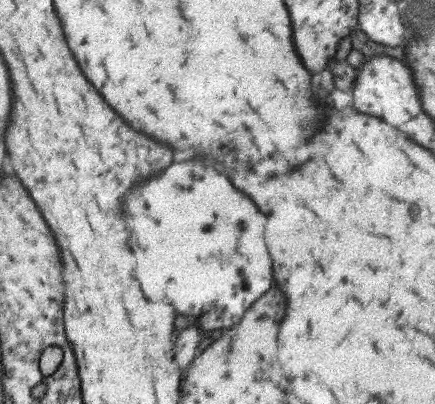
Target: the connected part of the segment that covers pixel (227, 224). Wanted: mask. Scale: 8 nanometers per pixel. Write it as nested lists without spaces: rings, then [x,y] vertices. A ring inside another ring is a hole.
[[[196,160],[174,162],[172,166],[162,170],[162,174],[152,176],[144,184],[134,186],[124,196],[124,220],[128,222],[128,226],[132,230],[132,242],[136,242],[136,246],[132,246],[132,254],[136,256],[136,262],[138,262],[134,268],[134,273],[136,280],[140,283],[140,288],[143,290],[143,295],[149,300],[167,302],[174,307],[176,316],[185,316],[191,322],[191,326],[197,326],[206,333],[220,330],[220,328],[227,330],[240,322],[246,310],[251,308],[272,286],[272,260],[268,256],[268,248],[264,242],[264,224],[268,222],[268,218],[252,204],[252,200],[248,196],[244,196],[242,192],[236,192],[236,188],[232,186],[232,182],[224,174],[216,172],[214,168],[206,166],[204,162],[196,162]]]

